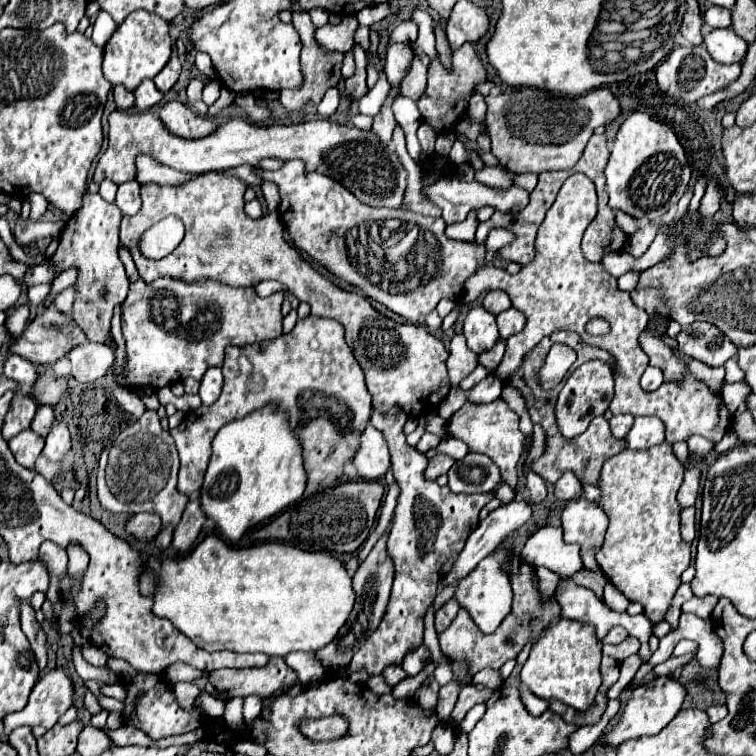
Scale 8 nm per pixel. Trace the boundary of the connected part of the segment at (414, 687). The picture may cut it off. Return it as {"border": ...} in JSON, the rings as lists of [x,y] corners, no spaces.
{"border":[[[430,661],[417,675],[407,677],[405,680],[398,683],[392,691],[393,695],[401,699],[414,697],[416,691],[421,687],[421,684],[433,674],[435,665],[434,662]]]}

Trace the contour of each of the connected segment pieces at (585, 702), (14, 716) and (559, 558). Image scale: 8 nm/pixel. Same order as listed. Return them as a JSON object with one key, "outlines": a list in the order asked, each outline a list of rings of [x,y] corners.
{"outlines":[[[[558,620],[546,630],[546,634],[532,646],[530,656],[520,672],[520,682],[530,688],[538,698],[560,700],[578,712],[588,710],[594,704],[594,696],[602,682],[600,676],[600,644],[594,636],[594,628],[576,620]]],[[[62,666],[44,672],[32,688],[26,708],[4,716],[4,734],[10,734],[20,726],[44,726],[50,730],[58,722],[58,718],[72,706],[72,698],[74,684],[66,676]]],[[[542,526],[522,548],[522,558],[530,566],[546,566],[560,576],[570,576],[582,568],[580,548],[562,540],[562,528]]]]}

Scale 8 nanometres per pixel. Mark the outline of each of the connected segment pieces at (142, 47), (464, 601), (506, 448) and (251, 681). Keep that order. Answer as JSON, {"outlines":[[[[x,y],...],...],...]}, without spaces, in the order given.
{"outlines":[[[[138,10],[126,16],[126,20],[118,26],[114,36],[104,46],[104,76],[112,84],[122,84],[130,92],[146,78],[154,78],[168,62],[172,50],[172,40],[168,36],[168,22],[158,14]]],[[[498,548],[494,550],[494,554],[490,554],[488,558],[484,558],[458,586],[454,598],[460,602],[460,606],[464,606],[470,616],[474,618],[474,622],[478,624],[478,628],[482,628],[484,634],[494,632],[498,628],[498,624],[506,618],[506,614],[510,612],[510,604],[512,604],[512,590],[510,590],[510,580],[506,578],[506,574],[502,572],[502,562],[506,560],[508,550],[506,548]]],[[[496,398],[488,404],[476,404],[466,400],[466,404],[456,414],[452,414],[448,424],[448,436],[466,442],[470,452],[482,452],[490,456],[492,462],[498,464],[502,480],[515,489],[518,483],[518,462],[522,458],[522,452],[526,450],[526,436],[518,428],[518,422],[518,414],[512,412],[502,398]]],[[[270,658],[270,662],[262,668],[212,670],[208,674],[206,692],[222,700],[236,698],[236,696],[246,698],[252,694],[268,698],[276,690],[294,686],[296,682],[298,676],[290,666],[286,666],[284,658]]]]}

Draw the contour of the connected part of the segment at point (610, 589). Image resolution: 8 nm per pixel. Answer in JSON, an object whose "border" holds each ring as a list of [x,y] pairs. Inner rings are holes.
{"border":[[[610,582],[604,586],[604,602],[608,604],[610,610],[616,610],[616,612],[626,612],[626,608],[630,604],[630,600],[626,596],[622,596],[622,592]]]}

